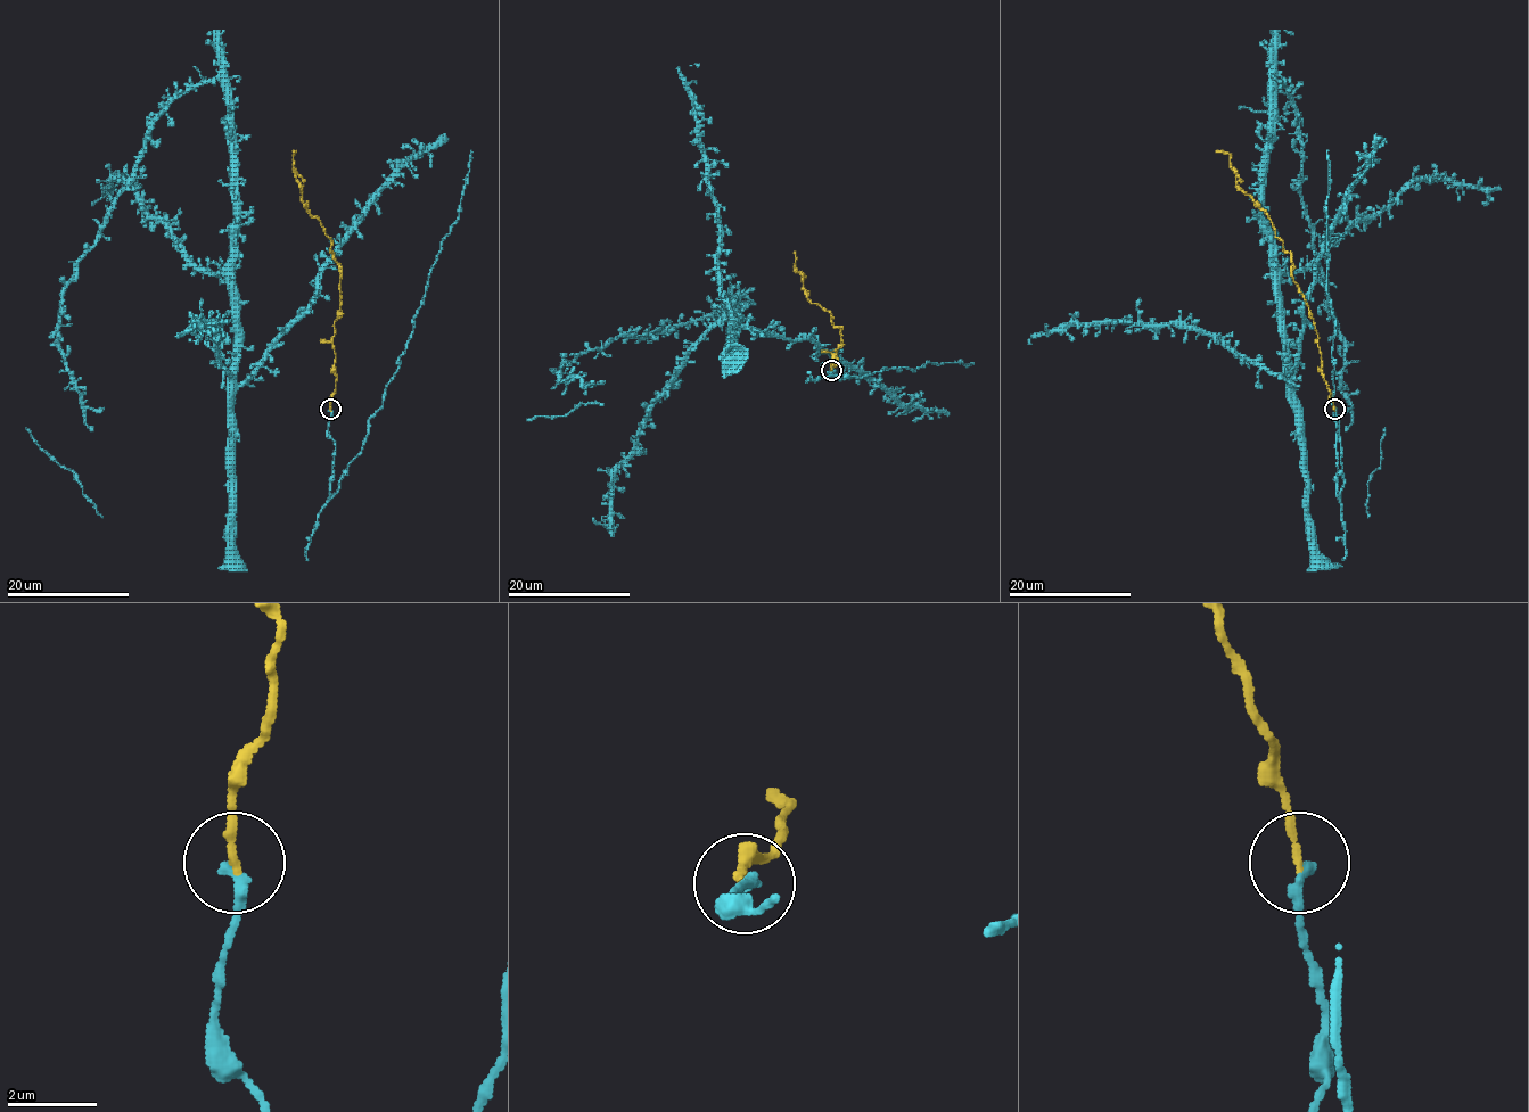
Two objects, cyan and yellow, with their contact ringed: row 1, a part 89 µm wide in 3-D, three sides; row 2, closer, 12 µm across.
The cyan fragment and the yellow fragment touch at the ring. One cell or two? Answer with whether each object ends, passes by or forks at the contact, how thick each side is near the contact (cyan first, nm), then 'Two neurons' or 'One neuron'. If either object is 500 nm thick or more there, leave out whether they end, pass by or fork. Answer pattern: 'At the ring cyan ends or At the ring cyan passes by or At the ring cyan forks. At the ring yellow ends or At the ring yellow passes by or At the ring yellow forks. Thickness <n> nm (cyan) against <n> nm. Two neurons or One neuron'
At the ring cyan ends. At the ring yellow ends. Thickness 240 nm (cyan) against 190 nm. One neuron

